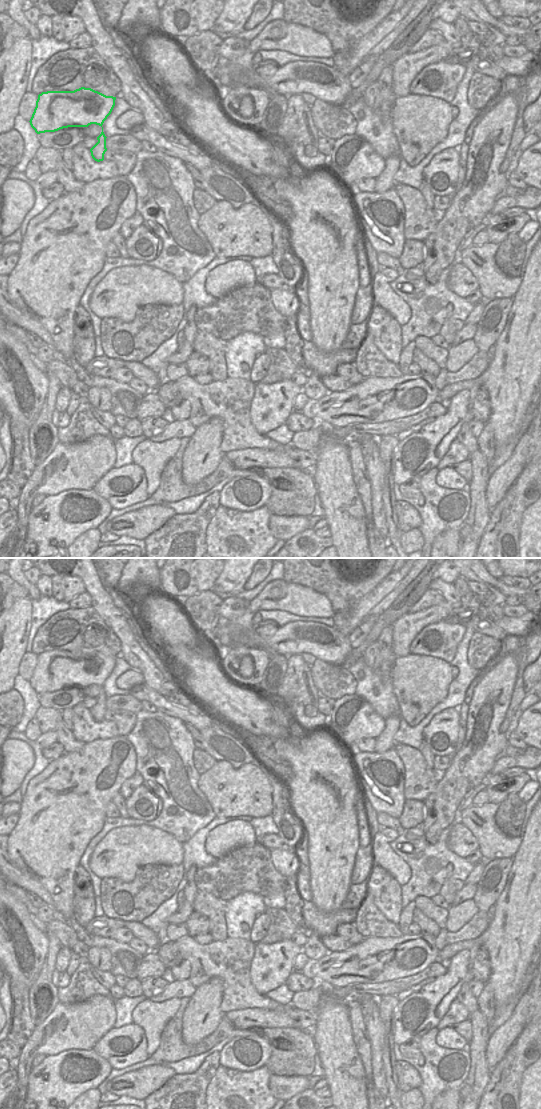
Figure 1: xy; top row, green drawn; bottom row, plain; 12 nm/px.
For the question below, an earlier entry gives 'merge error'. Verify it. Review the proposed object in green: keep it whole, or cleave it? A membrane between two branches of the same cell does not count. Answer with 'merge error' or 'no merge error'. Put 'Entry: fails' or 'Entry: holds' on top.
Entry: fails
no merge error

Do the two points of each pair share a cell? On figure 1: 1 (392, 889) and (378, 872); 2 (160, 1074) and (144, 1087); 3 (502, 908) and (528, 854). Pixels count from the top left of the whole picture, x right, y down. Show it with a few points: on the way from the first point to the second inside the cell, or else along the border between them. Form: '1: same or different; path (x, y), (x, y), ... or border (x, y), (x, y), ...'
1: same; path (388, 885), (379, 876)
2: same; path (156, 1075), (148, 1083)
3: same; path (516, 895), (528, 883), (528, 868)

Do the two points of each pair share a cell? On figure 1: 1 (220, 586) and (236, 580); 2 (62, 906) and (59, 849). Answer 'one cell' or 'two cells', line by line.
1: one cell
2: one cell

